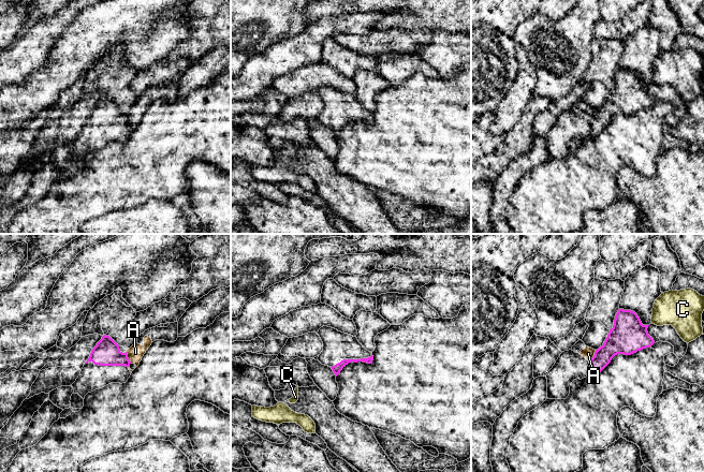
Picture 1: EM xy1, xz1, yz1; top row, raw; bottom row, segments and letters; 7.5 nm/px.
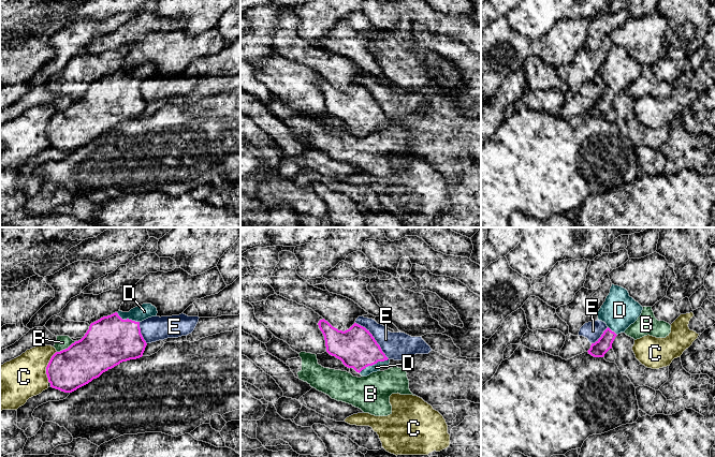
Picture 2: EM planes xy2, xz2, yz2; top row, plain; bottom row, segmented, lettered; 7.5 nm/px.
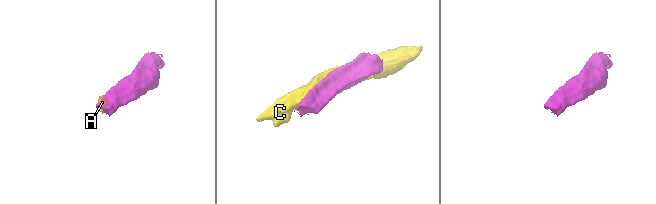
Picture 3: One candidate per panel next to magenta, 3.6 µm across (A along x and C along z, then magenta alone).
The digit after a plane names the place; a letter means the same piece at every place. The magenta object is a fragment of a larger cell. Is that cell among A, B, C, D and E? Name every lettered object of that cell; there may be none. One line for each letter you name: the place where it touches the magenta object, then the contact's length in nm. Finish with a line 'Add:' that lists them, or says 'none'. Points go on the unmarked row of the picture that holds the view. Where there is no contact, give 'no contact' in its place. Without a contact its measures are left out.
D: xz2 (373, 123) | 240 nm
Add: D

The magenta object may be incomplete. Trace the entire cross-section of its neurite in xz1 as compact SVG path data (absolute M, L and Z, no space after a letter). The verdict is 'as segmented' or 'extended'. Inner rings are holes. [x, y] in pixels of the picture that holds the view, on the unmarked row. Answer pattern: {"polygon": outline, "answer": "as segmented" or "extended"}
{"polygon": "M327 86L321 87L318 94L323 102L323 110L318 120L331 127L336 136L349 122L371 123L373 120L372 114L358 102L356 97Z", "answer": "extended"}

